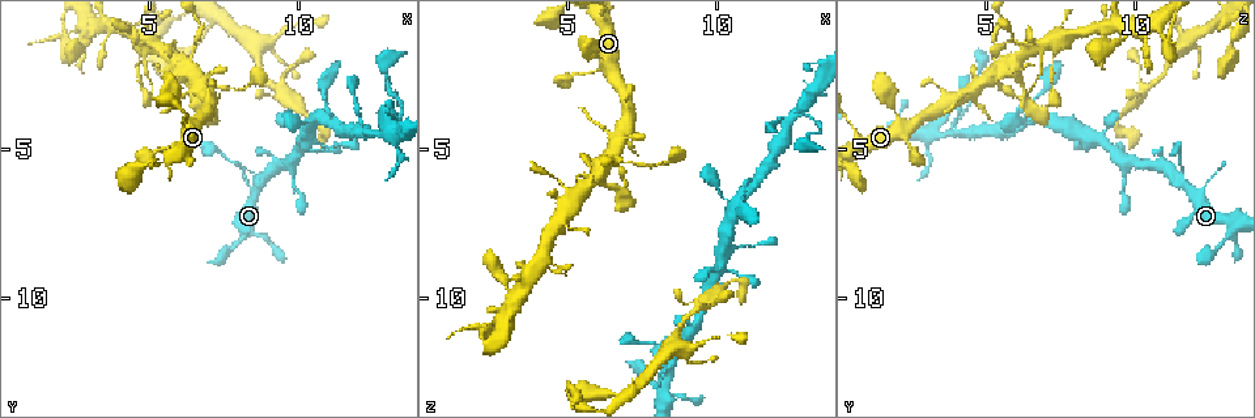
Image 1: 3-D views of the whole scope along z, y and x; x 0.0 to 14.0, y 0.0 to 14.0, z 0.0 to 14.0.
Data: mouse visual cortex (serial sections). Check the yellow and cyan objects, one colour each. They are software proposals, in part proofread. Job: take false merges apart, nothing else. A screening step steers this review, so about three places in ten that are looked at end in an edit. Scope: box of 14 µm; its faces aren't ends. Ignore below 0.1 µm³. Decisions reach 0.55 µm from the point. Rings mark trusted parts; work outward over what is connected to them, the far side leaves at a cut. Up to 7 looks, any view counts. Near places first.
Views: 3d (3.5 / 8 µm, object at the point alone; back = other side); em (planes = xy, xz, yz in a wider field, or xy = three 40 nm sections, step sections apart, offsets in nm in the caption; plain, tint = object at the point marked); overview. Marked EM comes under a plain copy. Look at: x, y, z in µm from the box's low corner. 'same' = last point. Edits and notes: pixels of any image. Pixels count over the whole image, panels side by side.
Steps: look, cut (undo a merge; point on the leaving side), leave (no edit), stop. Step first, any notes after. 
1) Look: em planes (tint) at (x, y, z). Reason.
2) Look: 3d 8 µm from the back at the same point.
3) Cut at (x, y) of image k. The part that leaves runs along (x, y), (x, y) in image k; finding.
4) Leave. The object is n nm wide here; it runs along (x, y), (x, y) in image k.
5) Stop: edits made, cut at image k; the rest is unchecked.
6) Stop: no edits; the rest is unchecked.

Look: 3d 3.5 µm at (6.2, 2.5, 6.0). Looks like a crossing.

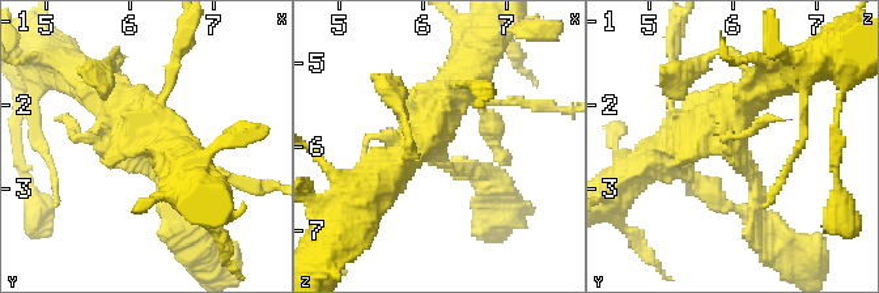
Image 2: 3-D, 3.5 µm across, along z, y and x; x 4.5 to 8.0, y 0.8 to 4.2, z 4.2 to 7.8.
Look: em xy step 1 (tint) at (6.10, 2.45, 6.00).

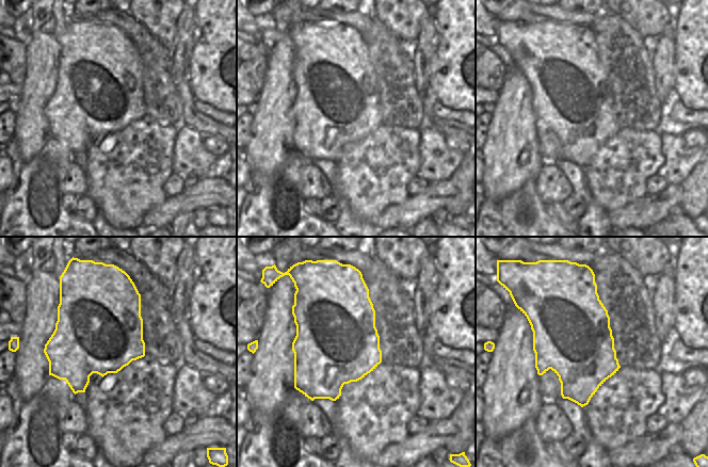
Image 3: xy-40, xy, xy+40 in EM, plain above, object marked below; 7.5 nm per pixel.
Cut at (756, 206) of image 2. A border runs along (294, 304), (381, 358) in image 3; a second cell is stuck on.

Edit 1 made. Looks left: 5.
Look: overview.

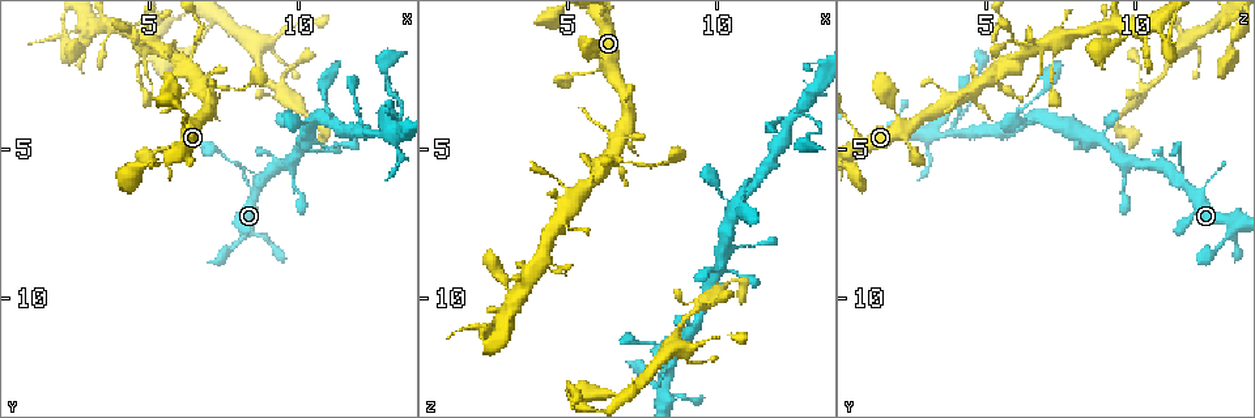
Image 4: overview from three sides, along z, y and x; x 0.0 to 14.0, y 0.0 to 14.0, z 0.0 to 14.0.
Look: 3d 8 µm at (11.3, 4.3, 6.2). Two arms in line, one across.

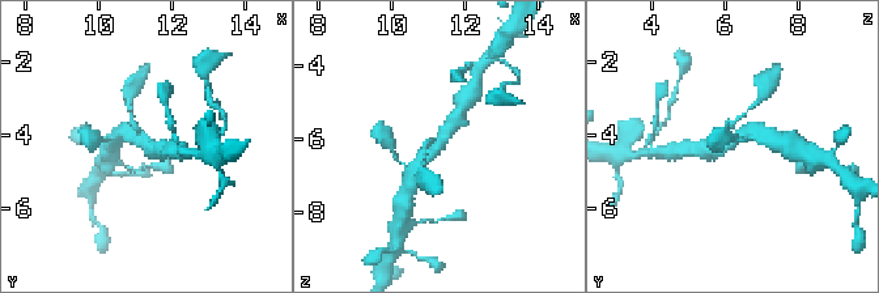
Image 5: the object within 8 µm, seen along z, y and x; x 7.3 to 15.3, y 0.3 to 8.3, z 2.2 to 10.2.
Look: em xy step 3 (tint) at (11.3, 4.1, 6.1). 3 arms meet here; the arms are 200, 350, 400 nm wide; shape alone is not enough.

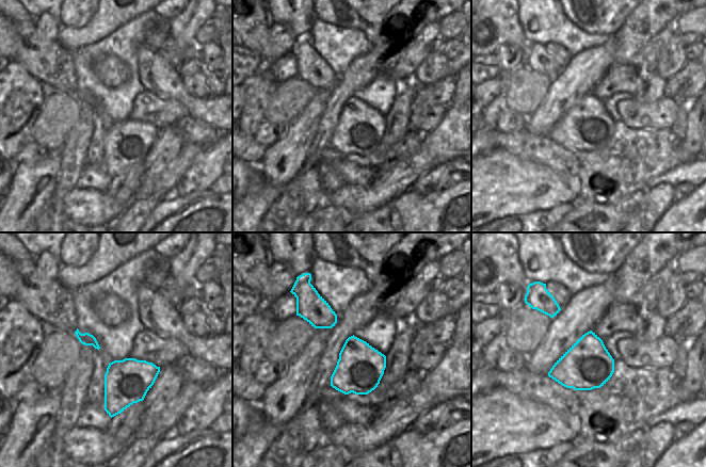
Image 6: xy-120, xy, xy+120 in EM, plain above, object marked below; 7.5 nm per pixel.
Leave. It runs along (415, 170), (440, 147), (458, 114) in image 5; one cell here.

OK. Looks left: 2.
Stop: edits made, cut at image 2; the rest is unchecked.

